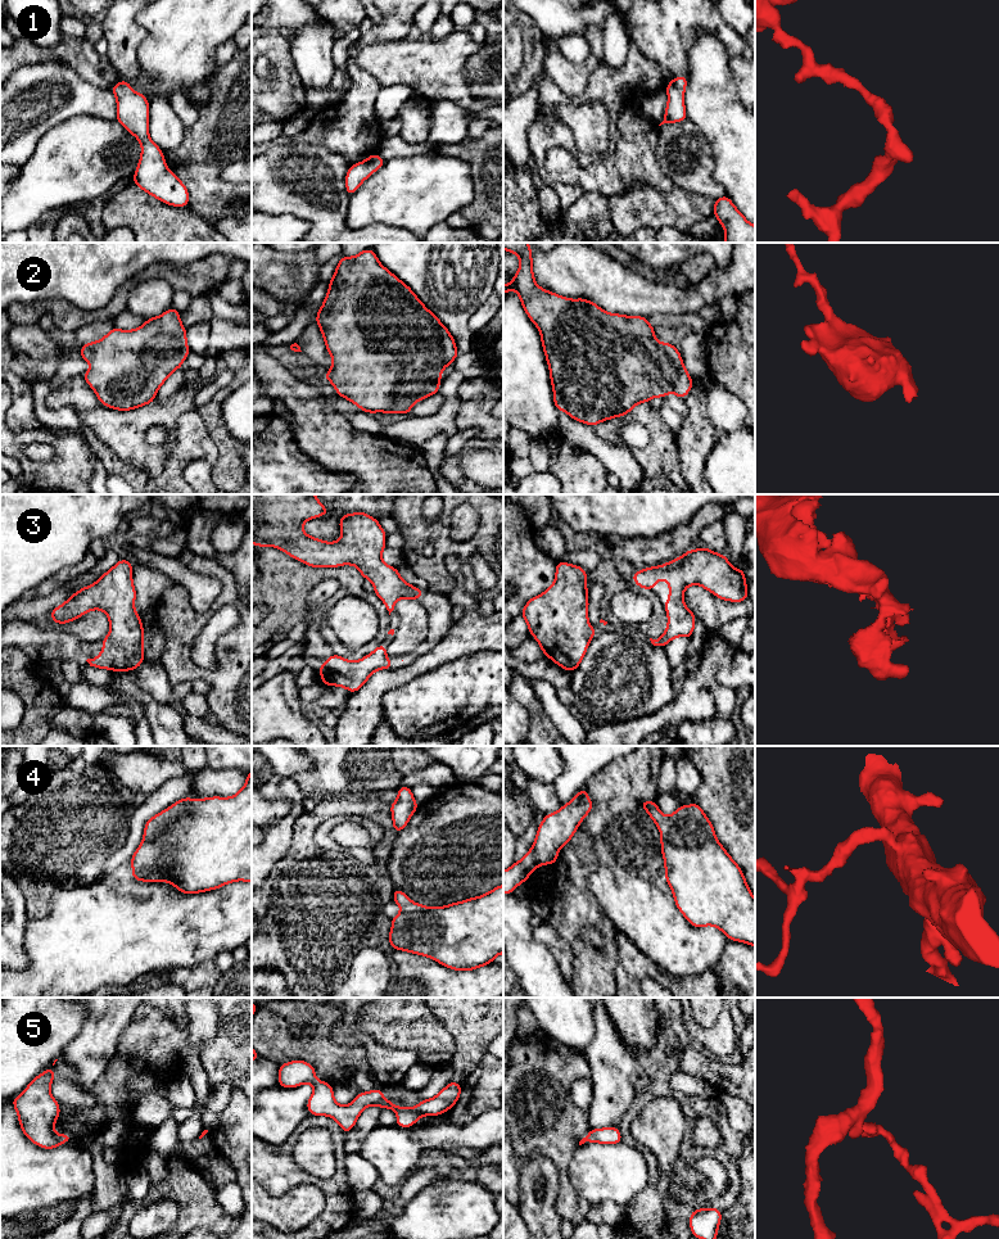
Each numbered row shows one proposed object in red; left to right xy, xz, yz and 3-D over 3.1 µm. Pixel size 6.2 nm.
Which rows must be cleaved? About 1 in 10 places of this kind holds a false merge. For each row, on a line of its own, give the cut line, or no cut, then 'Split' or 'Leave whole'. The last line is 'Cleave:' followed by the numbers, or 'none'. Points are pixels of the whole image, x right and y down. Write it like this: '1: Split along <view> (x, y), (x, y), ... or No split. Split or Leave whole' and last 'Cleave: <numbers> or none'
1: No split. Leave whole
2: No split. Leave whole
3: No split. Leave whole
4: No split. Leave whole
5: No split. Leave whole
Cleave: none

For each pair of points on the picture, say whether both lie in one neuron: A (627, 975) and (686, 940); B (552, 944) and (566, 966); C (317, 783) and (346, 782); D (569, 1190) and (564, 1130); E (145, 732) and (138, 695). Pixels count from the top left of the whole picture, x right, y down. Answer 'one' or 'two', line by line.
A: two
B: one
C: one
D: one
E: two

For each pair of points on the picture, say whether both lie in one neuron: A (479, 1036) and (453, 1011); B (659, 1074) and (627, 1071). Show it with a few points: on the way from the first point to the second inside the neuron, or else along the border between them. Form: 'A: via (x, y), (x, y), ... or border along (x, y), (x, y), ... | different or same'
A: via (473, 1030), (460, 1017) | same
B: border along (636, 1058), (641, 1074) | different

